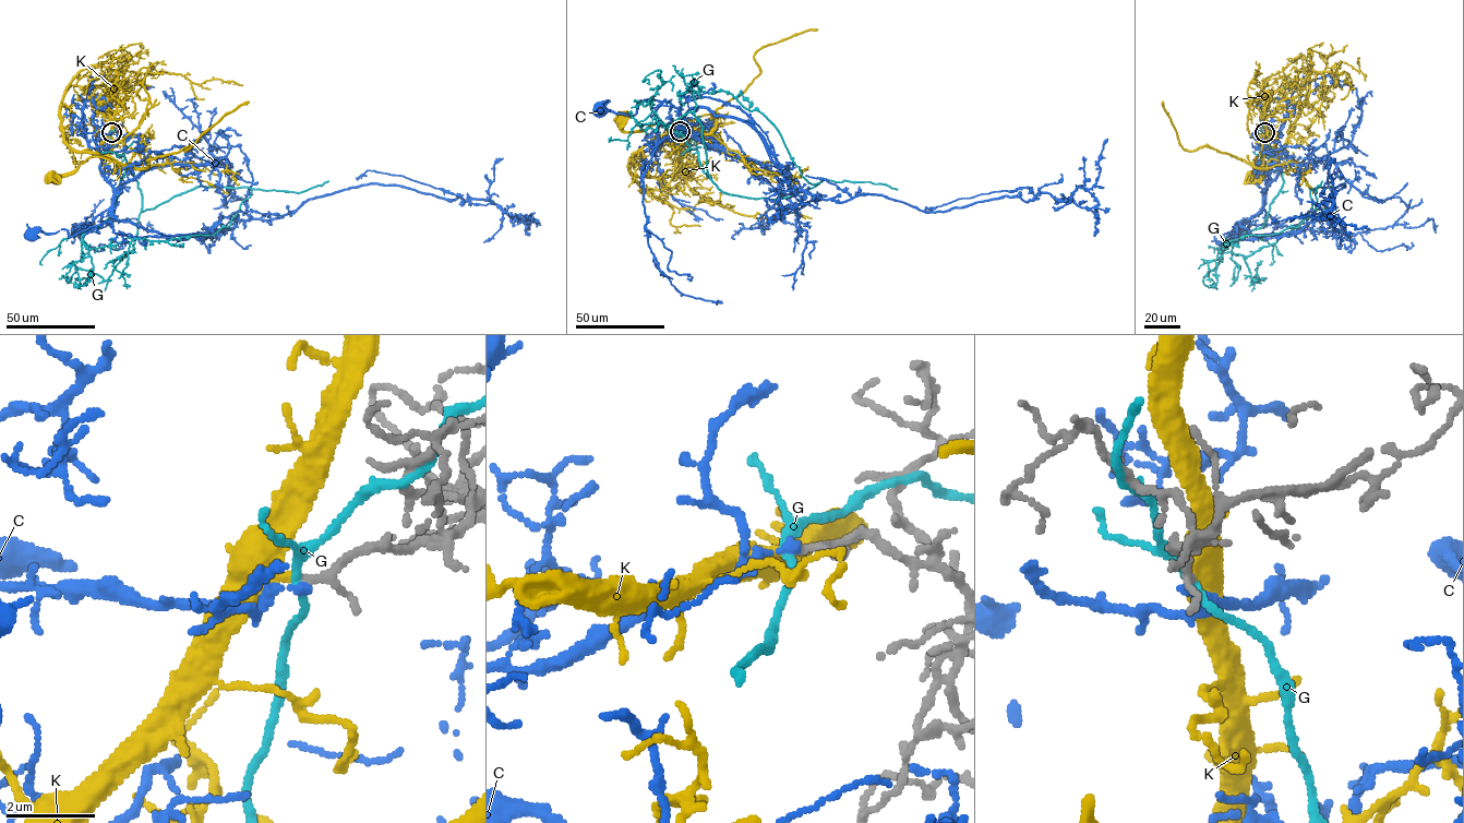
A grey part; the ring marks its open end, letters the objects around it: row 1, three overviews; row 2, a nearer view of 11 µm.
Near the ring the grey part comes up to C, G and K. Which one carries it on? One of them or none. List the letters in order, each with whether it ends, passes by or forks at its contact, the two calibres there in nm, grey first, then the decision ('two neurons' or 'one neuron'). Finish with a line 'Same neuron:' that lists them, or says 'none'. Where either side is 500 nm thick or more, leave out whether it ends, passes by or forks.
C: it ends there; 160 nm thick on the grey side, 200 nm on the other; two neurons
G: it forks there; 140 nm thick on the grey side, 160 nm on the other; two neurons
K: it ends there; 140 nm thick on the grey side, 480 nm on the other; one neuron
Same neuron: K

